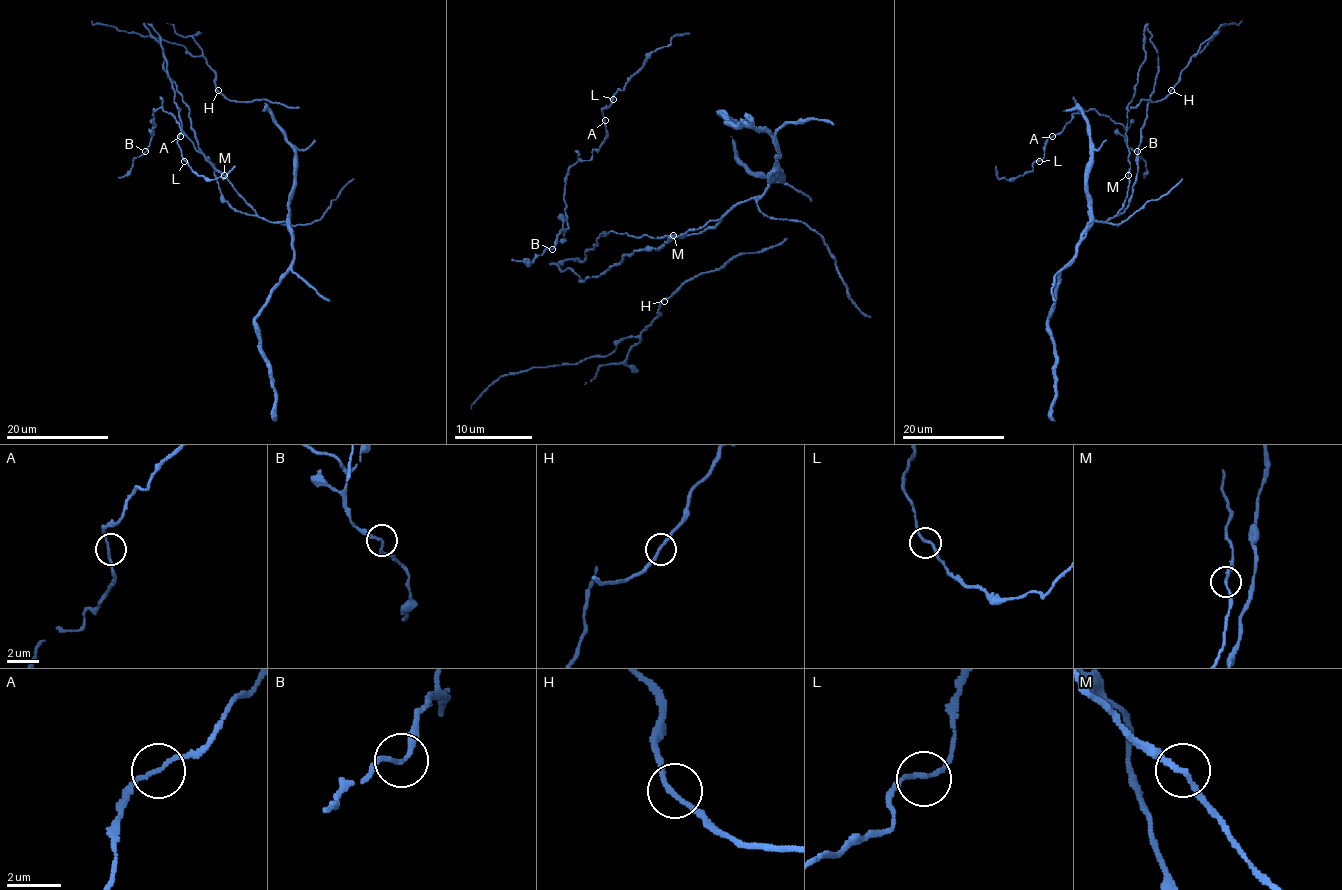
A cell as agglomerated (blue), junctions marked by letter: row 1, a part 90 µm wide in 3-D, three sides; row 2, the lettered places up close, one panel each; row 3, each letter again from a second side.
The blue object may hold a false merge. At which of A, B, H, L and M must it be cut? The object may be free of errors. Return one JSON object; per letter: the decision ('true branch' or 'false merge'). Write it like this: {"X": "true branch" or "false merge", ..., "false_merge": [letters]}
{"A": "true branch", "B": "true branch", "H": "true branch", "L": "true branch", "M": "true branch", "false_merge": []}

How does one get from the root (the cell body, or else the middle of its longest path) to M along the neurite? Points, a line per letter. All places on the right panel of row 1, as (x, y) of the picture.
M: (1118, 212), (1126, 197), (1128, 175)

